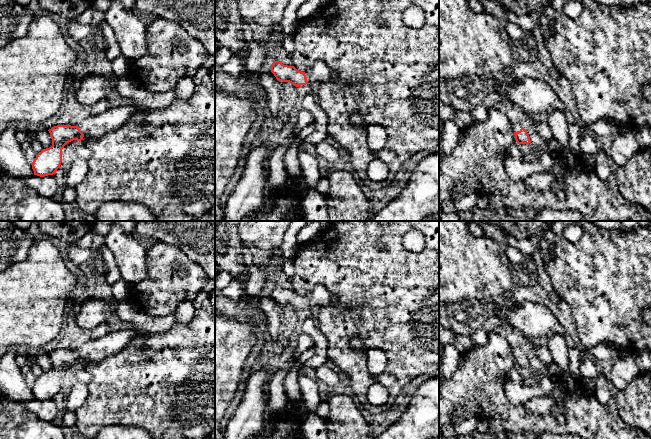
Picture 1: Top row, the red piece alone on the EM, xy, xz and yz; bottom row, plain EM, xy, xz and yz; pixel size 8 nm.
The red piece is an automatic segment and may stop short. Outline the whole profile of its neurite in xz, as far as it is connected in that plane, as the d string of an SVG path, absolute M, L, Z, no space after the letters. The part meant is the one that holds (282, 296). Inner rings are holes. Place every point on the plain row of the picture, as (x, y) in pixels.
M274 285L270 294L280 306L289 306L296 311L306 308L310 309L313 306L321 307L335 304L334 296L322 285L315 286L312 292L306 296L301 296L294 290L288 290L279 285Z

